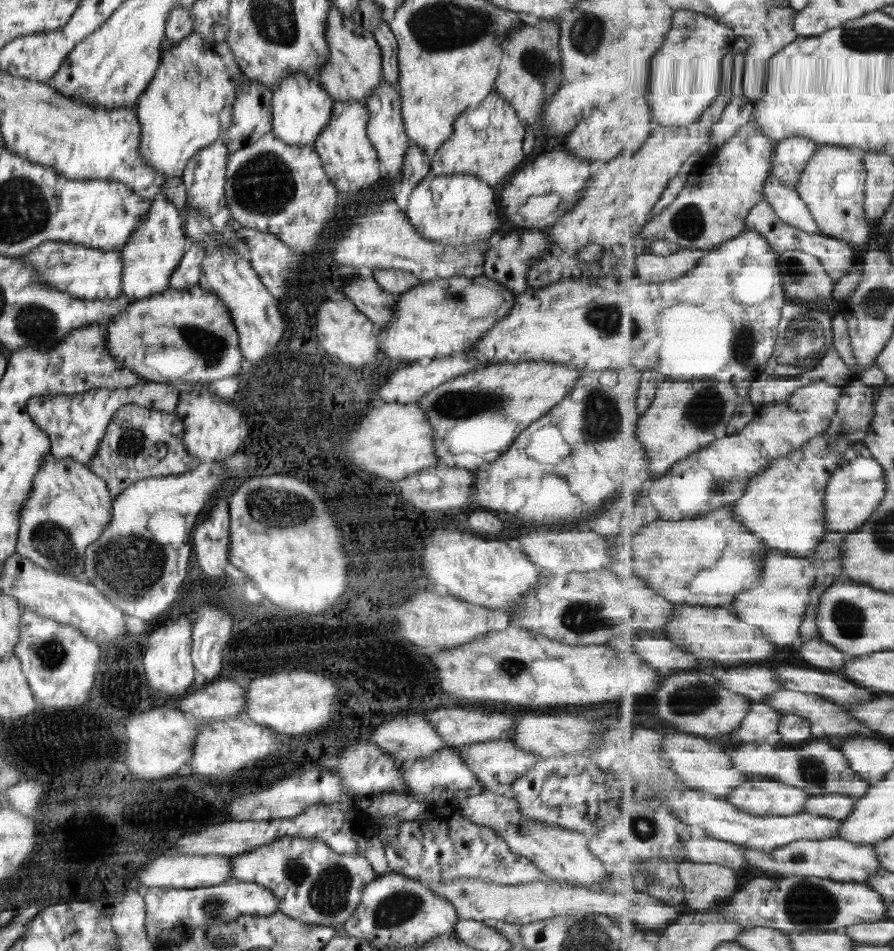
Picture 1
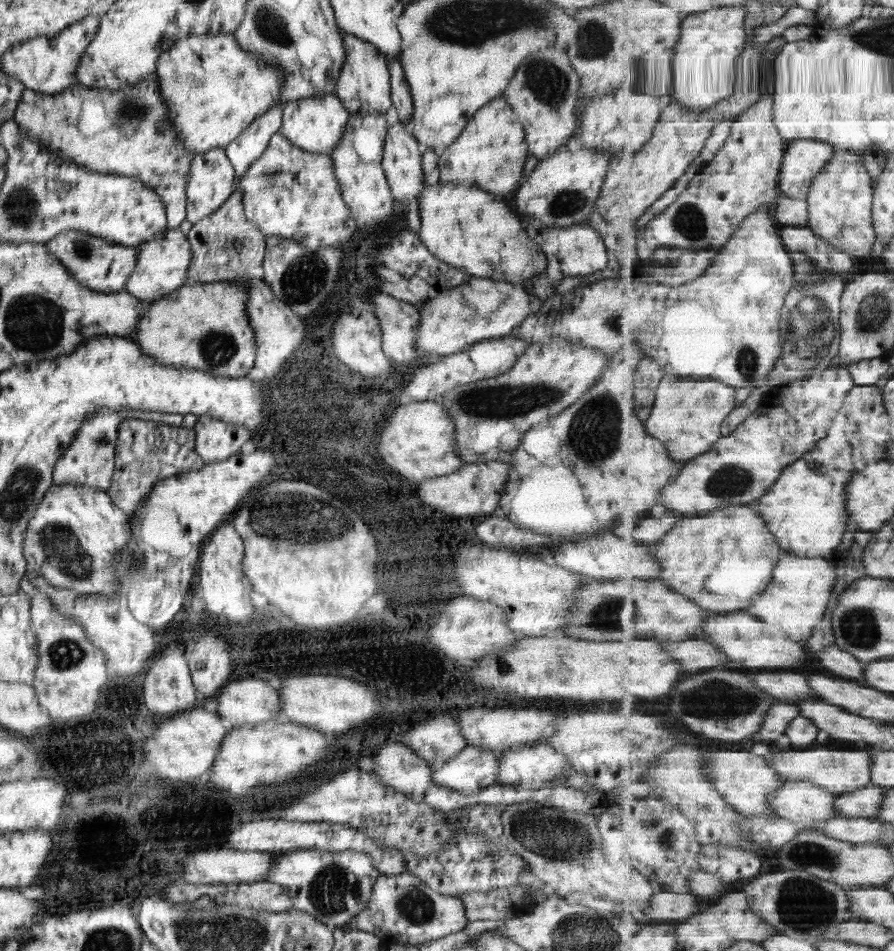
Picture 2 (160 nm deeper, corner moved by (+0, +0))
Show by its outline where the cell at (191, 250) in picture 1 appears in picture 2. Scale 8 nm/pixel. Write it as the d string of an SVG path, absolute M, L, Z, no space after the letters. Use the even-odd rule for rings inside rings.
M234 188L215 212L191 225L186 234L191 250L191 258L186 270L188 284L232 280L245 272L257 272L262 266L265 237L244 217L242 206L240 191Z

